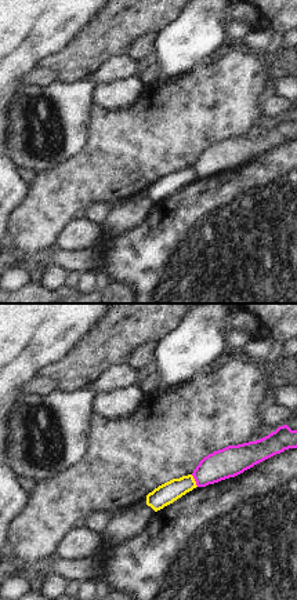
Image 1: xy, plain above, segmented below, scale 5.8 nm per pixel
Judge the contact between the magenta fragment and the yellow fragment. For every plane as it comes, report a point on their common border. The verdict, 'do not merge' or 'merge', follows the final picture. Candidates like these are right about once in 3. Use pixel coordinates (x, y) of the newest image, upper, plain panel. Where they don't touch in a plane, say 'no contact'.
(195, 171)

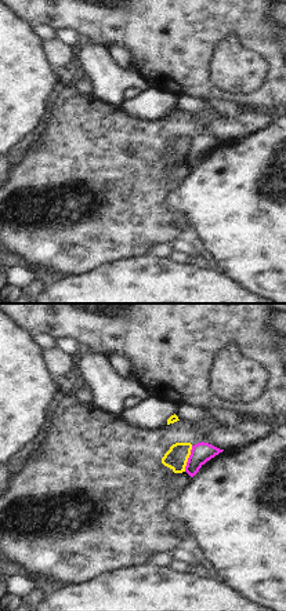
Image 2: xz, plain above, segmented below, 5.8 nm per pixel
(188, 149)

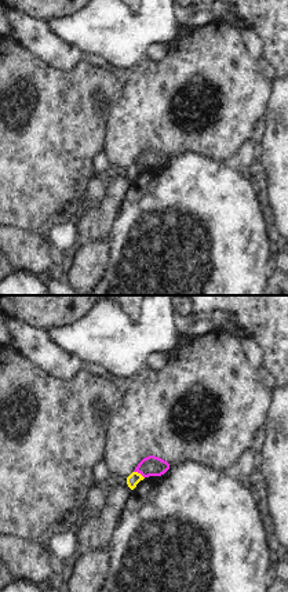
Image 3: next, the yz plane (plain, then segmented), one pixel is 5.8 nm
(139, 163)

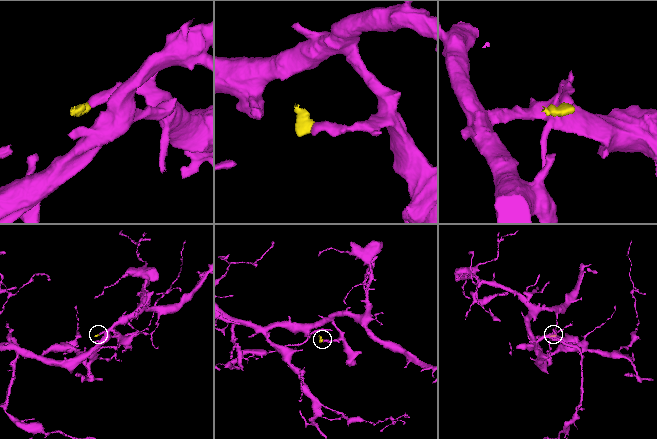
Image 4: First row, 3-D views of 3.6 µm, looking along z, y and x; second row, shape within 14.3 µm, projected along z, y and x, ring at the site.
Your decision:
do not merge

